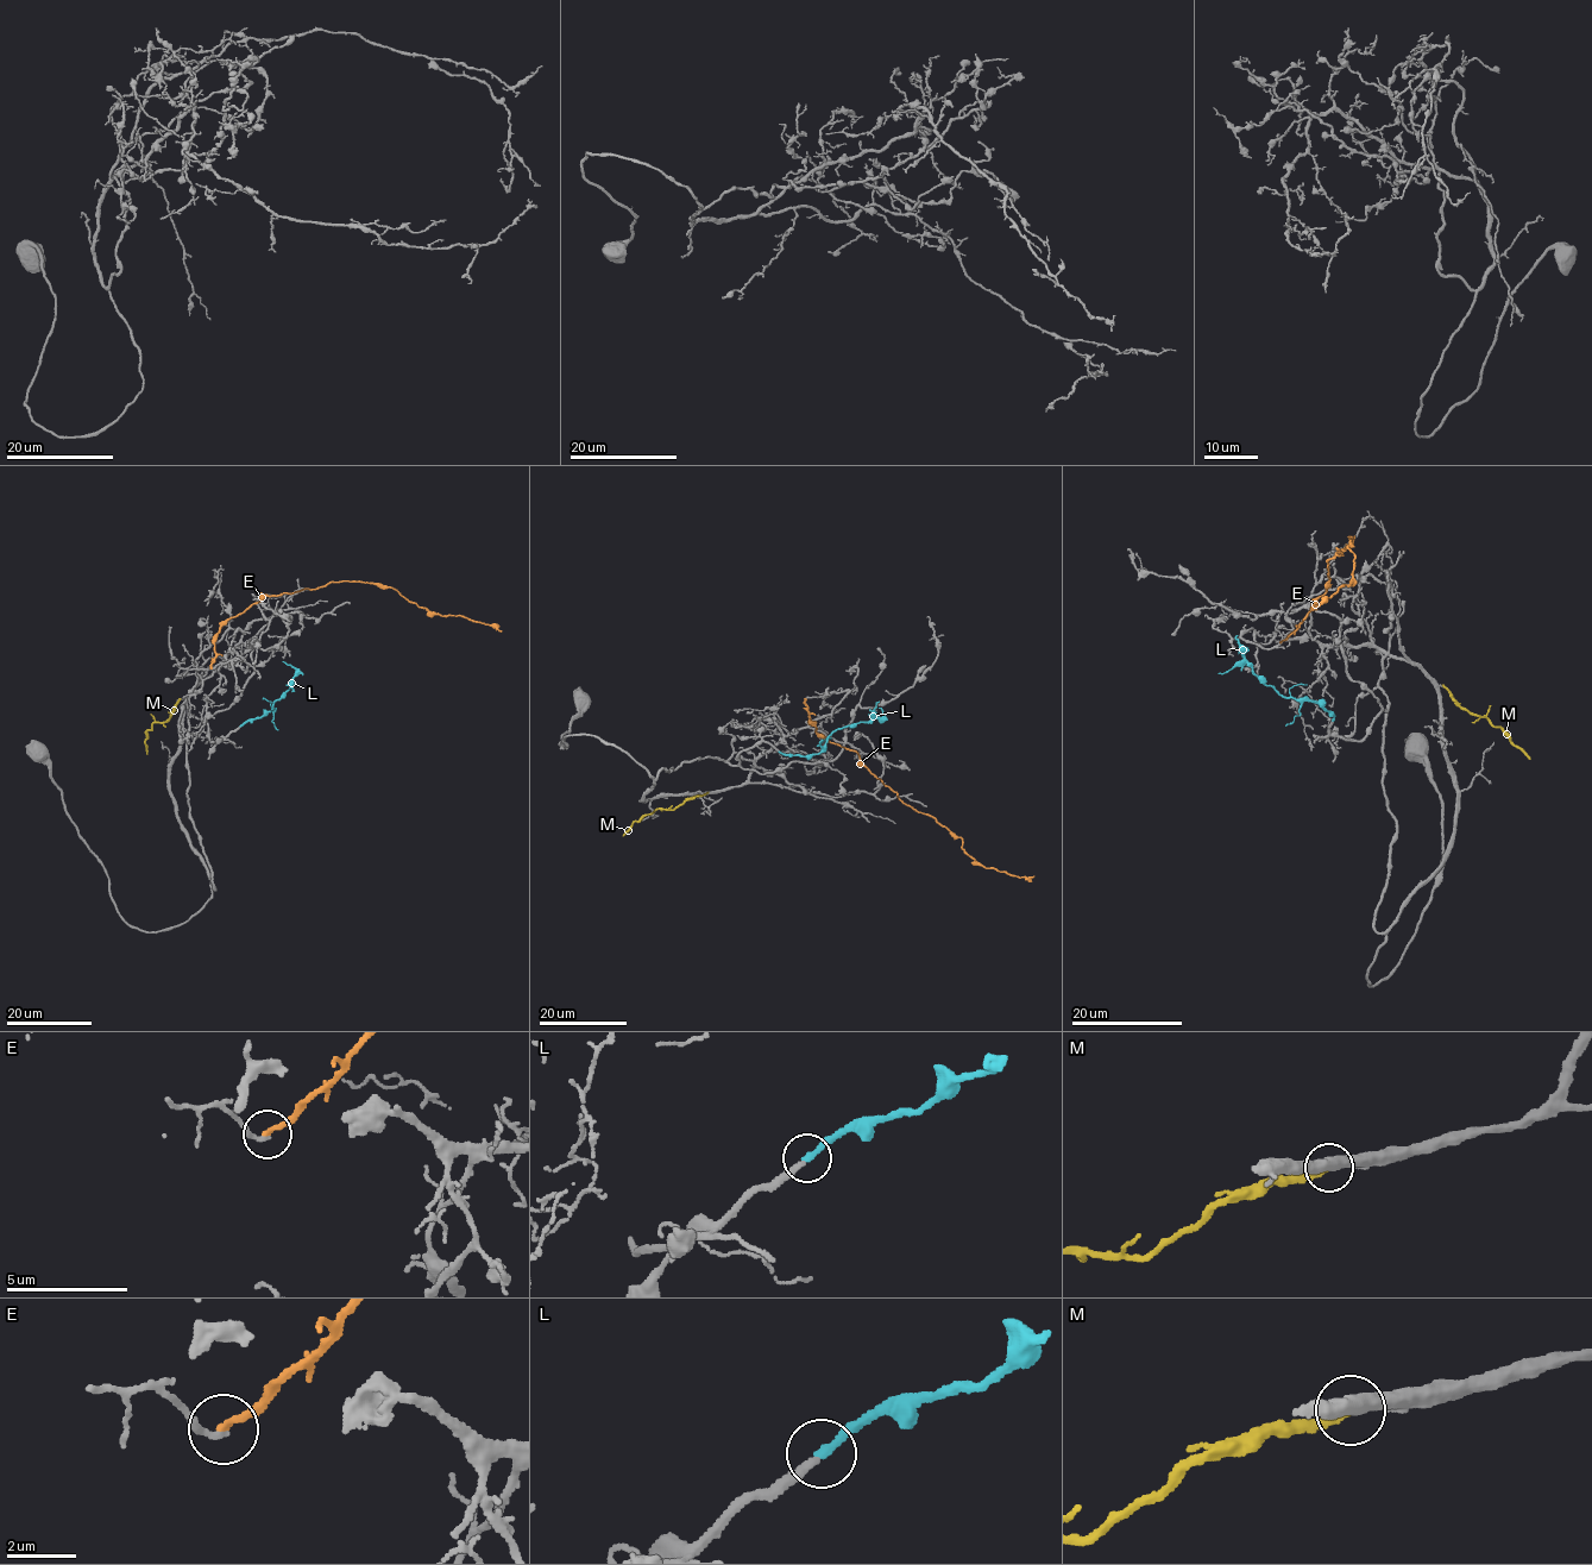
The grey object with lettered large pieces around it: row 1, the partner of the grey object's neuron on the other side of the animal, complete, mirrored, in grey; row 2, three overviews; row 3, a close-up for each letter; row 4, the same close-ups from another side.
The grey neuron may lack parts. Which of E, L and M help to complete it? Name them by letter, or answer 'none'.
L

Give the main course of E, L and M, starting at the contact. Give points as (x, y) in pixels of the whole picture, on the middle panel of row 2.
E: (805, 698), (818, 734), (855, 750), (900, 800), (960, 837), (962, 848), (976, 862), (1010, 875), (1033, 877)
L: (779, 752), (804, 756), (818, 753), (828, 735), (843, 727), (882, 717), (879, 708)
M: (705, 793), (690, 797), (672, 809), (646, 815), (622, 836)

